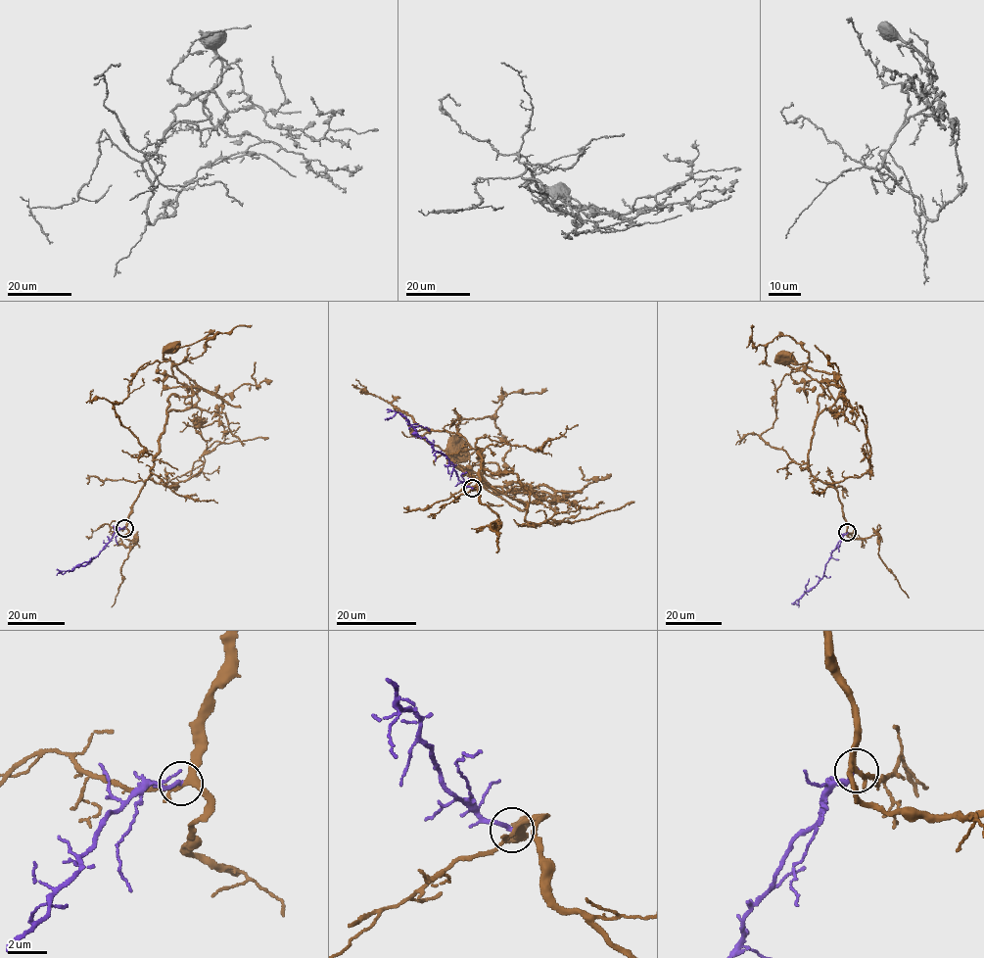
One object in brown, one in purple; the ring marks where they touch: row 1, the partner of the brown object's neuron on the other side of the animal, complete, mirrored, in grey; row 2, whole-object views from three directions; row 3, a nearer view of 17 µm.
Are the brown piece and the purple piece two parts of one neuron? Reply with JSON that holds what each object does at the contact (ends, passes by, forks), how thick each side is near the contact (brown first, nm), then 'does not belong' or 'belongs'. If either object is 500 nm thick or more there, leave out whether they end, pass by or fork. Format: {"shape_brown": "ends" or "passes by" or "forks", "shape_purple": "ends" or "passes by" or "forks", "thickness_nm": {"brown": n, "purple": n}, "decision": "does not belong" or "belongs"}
{"shape_brown": "forks", "shape_purple": "ends", "thickness_nm": {"brown": 240, "purple": 220}, "decision": "does not belong"}

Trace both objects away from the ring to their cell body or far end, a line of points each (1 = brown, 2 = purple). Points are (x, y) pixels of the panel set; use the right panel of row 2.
1: (847, 532), (838, 494), (812, 475), (808, 458), (817, 416), (843, 384), (834, 373), (795, 368), (786, 359)
2: (847, 532), (831, 553), (822, 577), (795, 600), (797, 604), (798, 600)

